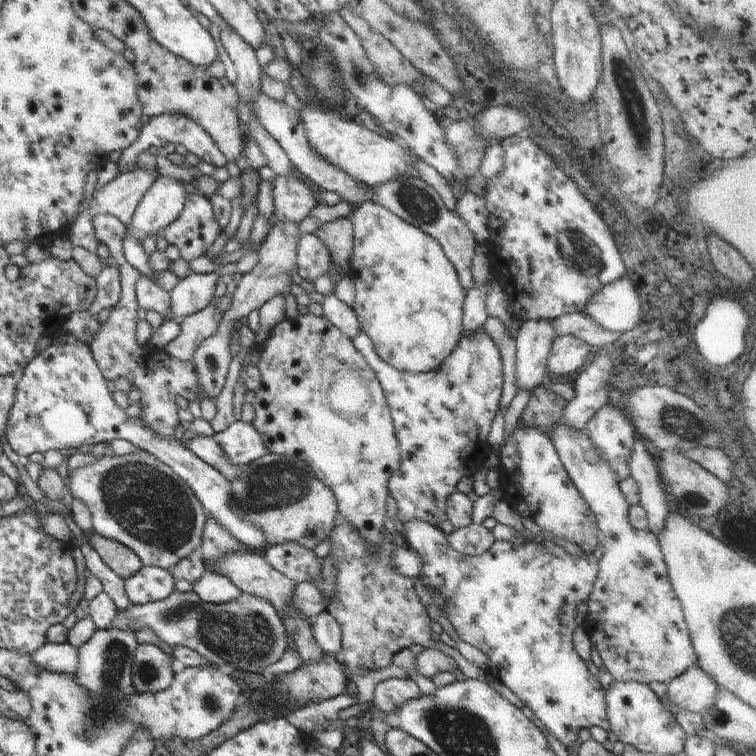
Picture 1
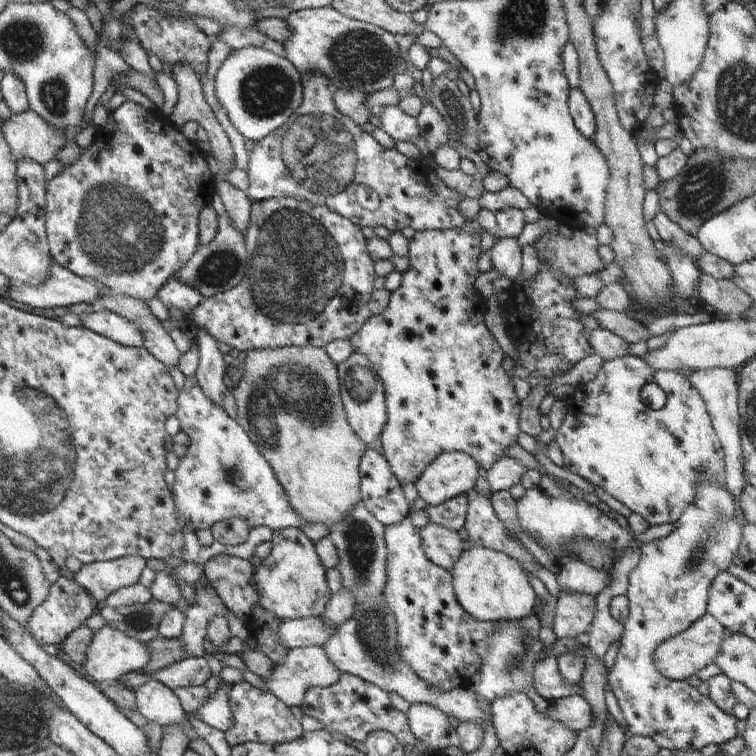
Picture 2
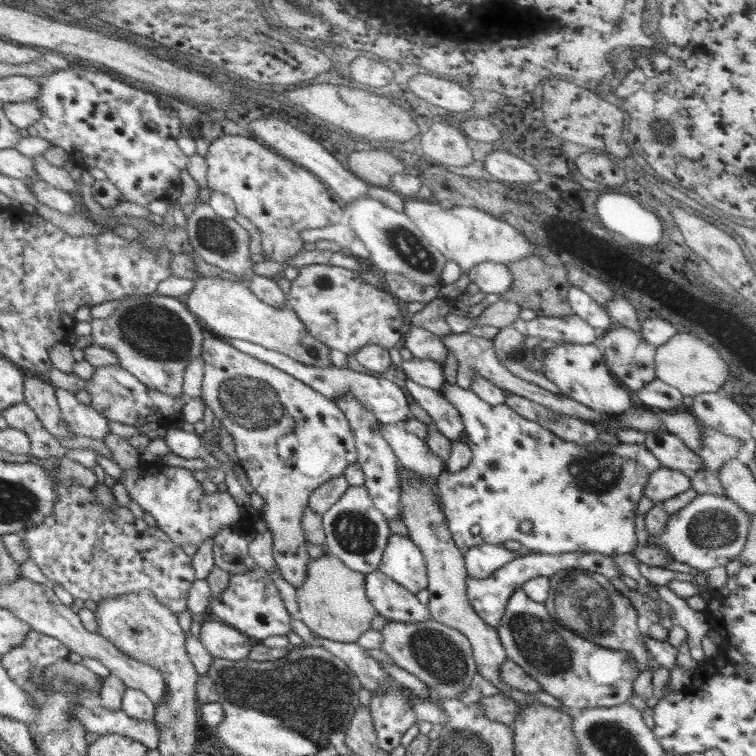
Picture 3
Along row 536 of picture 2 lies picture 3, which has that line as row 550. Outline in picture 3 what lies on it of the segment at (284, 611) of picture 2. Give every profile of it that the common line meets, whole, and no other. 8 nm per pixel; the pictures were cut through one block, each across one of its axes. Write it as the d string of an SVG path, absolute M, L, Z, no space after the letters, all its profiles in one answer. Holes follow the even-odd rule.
M206 328L203 335L203 401L232 436L238 464L246 472L254 493L264 500L260 517L266 521L272 534L275 566L282 578L296 588L305 581L307 564L311 559L301 525L304 509L315 488L331 478L343 476L346 467L357 462L354 433L342 409L333 400L284 371L228 346L224 339Z

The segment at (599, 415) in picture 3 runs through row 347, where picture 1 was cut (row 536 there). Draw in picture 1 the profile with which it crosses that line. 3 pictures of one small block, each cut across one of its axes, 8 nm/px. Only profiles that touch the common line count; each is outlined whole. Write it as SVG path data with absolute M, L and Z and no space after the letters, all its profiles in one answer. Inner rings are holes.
M470 523L468 526L456 529L451 534L446 535L448 544L461 554L478 556L490 550L490 546L495 541L491 530L483 524Z

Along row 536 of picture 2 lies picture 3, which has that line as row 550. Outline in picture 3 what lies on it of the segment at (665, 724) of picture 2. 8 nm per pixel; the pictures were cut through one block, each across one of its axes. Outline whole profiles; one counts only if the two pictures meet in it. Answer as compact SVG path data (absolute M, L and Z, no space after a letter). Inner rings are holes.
M697 494L682 510L669 516L660 536L649 536L648 545L665 548L676 562L710 570L739 558L752 527L751 515L727 496Z

